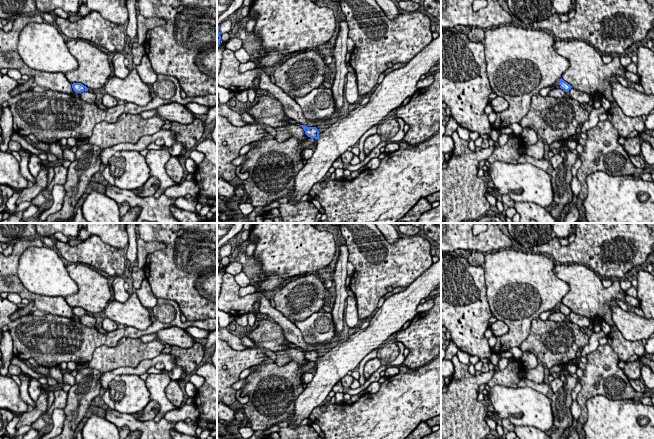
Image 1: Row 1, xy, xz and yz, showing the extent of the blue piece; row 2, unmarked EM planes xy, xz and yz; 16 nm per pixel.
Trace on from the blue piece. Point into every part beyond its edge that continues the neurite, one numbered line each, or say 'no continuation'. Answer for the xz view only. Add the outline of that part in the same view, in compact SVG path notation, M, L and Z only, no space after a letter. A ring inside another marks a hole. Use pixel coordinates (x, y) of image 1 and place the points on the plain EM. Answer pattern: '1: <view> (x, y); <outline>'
1: xz (399, 308); M441 257L430 268L424 271L414 282L412 282L404 291L398 292L387 299L378 309L376 314L369 318L369 326L359 330L350 336L345 342L339 343L329 349L324 356L319 357L319 362L315 365L316 372L311 382L309 382L304 391L295 401L293 417L288 421L294 424L295 429L299 427L302 420L309 418L312 411L320 406L332 391L334 385L344 376L352 371L359 363L373 350L379 348L385 340L392 334L399 332L407 321L411 321L418 313L416 309L422 299L427 298L430 293L441 287Z

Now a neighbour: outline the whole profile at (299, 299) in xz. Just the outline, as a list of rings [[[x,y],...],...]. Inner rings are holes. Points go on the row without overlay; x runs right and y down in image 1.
[[[305,274],[289,282],[274,296],[275,308],[290,321],[303,321],[322,311],[326,301],[333,300],[318,275]]]

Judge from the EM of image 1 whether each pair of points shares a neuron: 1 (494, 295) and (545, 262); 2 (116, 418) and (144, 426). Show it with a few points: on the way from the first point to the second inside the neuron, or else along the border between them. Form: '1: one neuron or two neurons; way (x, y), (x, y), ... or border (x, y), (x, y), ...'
1: one neuron; way (507, 295), (511, 295), (532, 274)
2: one neuron; way (123, 419), (137, 425)

